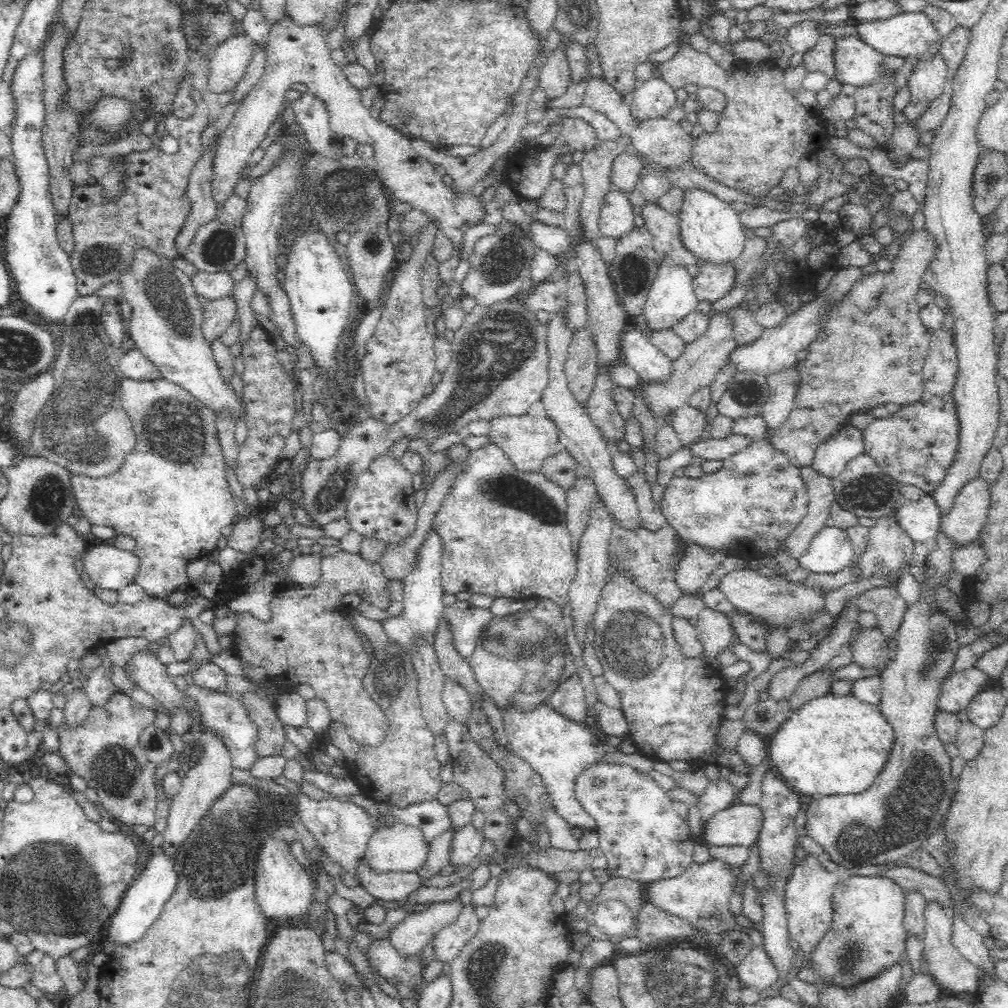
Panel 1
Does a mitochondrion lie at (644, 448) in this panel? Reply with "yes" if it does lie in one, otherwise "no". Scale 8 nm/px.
no

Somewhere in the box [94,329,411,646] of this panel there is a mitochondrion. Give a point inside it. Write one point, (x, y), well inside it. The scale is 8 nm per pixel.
(174, 431)

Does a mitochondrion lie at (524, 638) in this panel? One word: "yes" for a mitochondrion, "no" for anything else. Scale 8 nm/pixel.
yes

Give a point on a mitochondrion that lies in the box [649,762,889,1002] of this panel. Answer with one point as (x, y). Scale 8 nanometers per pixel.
(849, 957)

